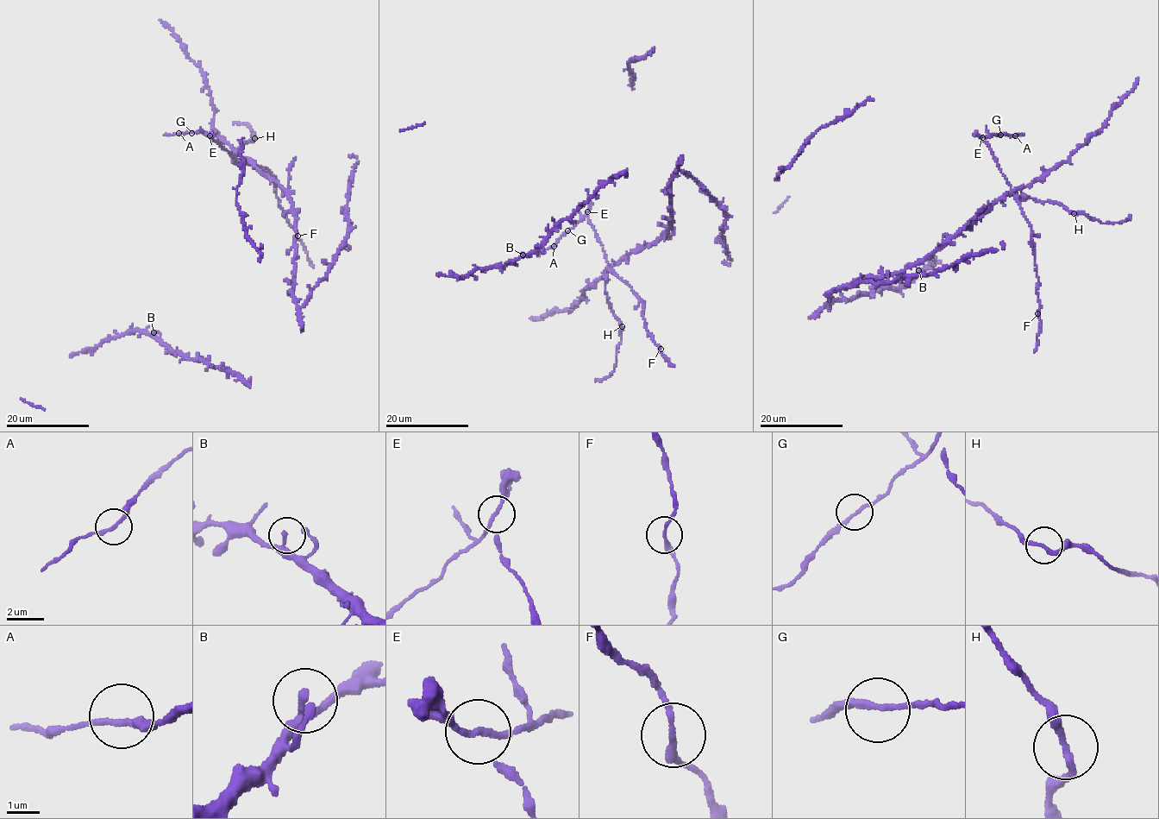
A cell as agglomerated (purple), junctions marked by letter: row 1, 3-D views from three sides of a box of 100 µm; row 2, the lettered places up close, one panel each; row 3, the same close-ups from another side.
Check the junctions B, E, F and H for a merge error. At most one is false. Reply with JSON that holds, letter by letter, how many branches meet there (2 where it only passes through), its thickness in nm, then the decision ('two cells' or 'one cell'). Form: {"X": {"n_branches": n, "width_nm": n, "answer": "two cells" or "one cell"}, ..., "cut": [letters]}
{"B": {"n_branches": 2, "width_nm": 170, "answer": "one cell"}, "E": {"n_branches": 2, "width_nm": 170, "answer": "two cells"}, "F": {"n_branches": 2, "width_nm": 190, "answer": "one cell"}, "H": {"n_branches": 2, "width_nm": 200, "answer": "one cell"}, "cut": ["E"]}

